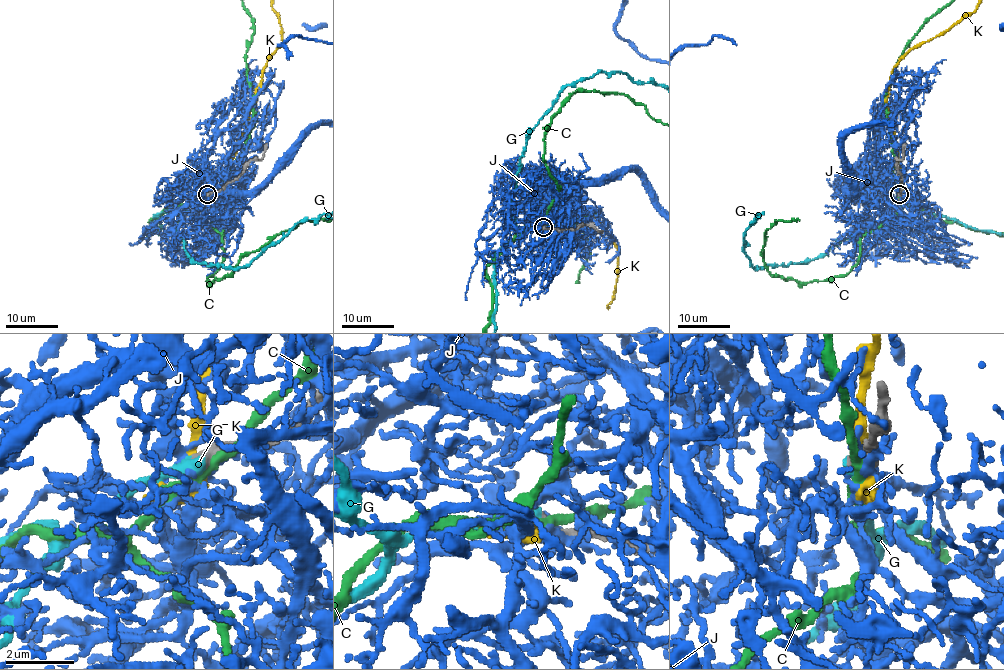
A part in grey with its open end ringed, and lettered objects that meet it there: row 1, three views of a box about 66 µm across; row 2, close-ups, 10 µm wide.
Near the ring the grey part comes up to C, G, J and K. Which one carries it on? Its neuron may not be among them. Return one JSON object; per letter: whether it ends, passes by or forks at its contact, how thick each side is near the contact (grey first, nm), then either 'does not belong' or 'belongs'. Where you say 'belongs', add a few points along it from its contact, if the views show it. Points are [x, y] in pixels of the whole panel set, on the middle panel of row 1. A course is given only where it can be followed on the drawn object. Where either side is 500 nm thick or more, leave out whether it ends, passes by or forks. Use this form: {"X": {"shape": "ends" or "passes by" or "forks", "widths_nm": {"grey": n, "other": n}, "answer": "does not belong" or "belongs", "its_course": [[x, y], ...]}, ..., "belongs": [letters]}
{"C": {"shape": "passes by", "widths_nm": {"grey": 480, "other": 280}, "answer": "does not belong"}, "G": {"widths_nm": {"grey": 440, "other": 500}, "answer": "belongs"}, "J": {"shape": "forks", "widths_nm": {"grey": 480, "other": 200}, "answer": "does not belong"}, "K": {"shape": "passes by", "widths_nm": {"grey": 460, "other": 300}, "answer": "does not belong"}, "belongs": ["G"]}

